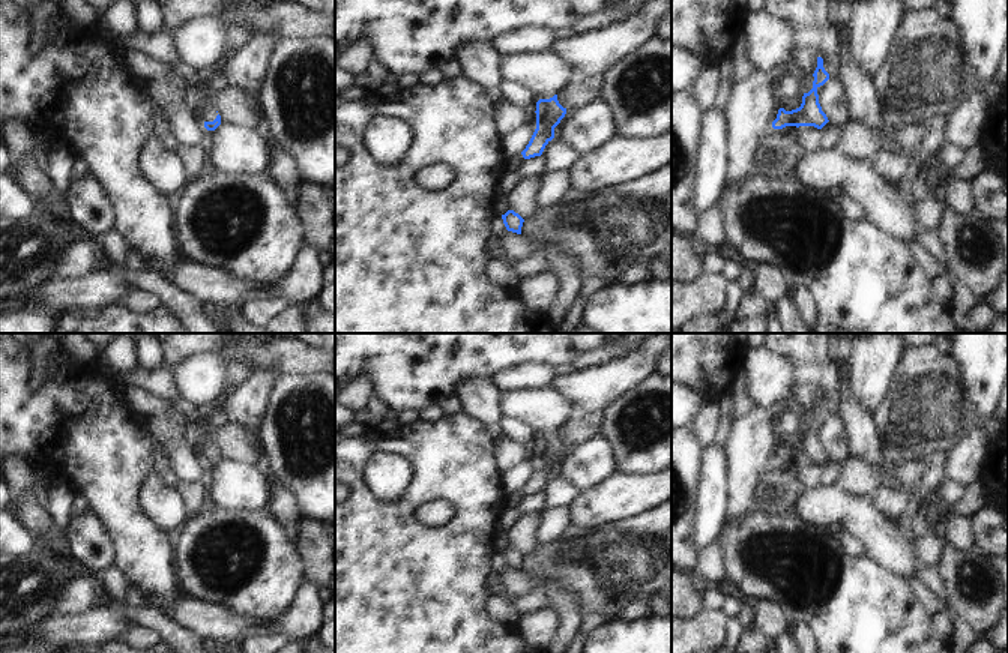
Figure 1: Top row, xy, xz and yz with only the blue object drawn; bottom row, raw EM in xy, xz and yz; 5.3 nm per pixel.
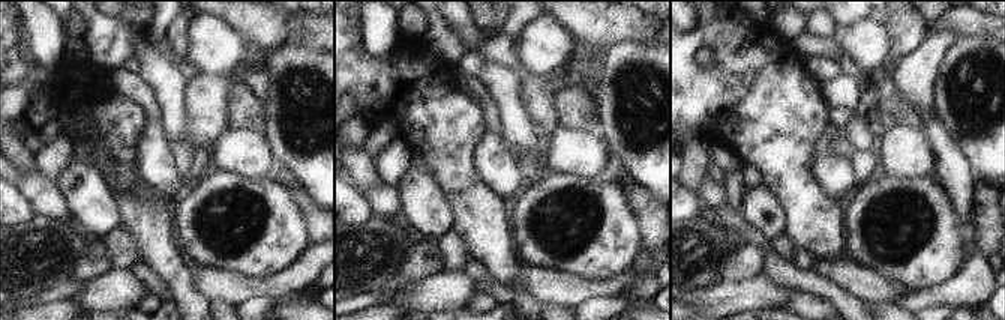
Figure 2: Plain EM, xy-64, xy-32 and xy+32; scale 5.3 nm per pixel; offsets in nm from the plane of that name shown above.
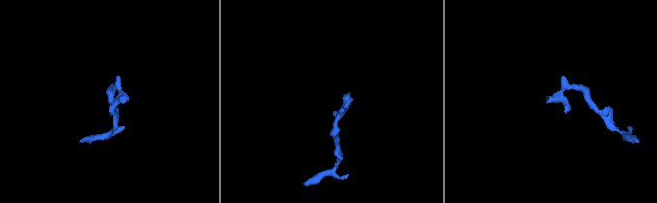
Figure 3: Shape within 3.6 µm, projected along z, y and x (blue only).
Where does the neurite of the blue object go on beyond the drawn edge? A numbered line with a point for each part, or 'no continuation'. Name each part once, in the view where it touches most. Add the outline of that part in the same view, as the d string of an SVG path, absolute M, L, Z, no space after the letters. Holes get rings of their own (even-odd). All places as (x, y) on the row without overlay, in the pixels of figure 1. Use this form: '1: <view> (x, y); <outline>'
1: xy (196, 419); M180 408L179 413L185 417L188 435L194 446L195 458L204 464L206 458L213 458L218 452L216 444L210 438L212 432L207 428L210 408Z

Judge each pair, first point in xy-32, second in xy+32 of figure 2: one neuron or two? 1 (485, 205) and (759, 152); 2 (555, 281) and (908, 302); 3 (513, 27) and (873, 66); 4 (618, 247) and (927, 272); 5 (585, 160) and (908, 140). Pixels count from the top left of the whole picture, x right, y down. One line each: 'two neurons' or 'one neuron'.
1: one neuron
2: two neurons
3: two neurons
4: one neuron
5: one neuron

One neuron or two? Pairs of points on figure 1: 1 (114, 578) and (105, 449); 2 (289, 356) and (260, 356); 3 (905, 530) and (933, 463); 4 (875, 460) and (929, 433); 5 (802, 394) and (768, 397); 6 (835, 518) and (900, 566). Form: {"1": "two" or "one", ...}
{"1": "two", "2": "one", "3": "one", "4": "two", "5": "two", "6": "one"}

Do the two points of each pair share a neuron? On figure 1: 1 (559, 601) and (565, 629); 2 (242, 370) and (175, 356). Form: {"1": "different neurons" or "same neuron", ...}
{"1": "same neuron", "2": "same neuron"}

